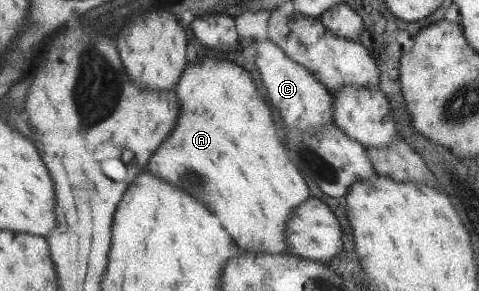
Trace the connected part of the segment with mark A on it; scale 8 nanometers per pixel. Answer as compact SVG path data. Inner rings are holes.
M206 56L197 57L194 64L190 64L187 61L185 69L181 71L179 80L175 83L175 87L173 87L173 93L177 96L177 123L173 125L173 129L169 131L169 135L165 137L165 141L149 156L145 170L149 171L149 175L156 176L157 179L165 179L167 183L171 183L174 187L177 187L177 190L192 196L203 207L209 209L219 219L219 223L223 225L223 230L226 231L241 254L244 252L248 252L251 255L255 253L288 254L285 232L283 230L286 229L286 224L292 211L310 198L309 189L305 184L305 180L303 180L303 175L301 175L300 171L297 170L285 155L283 143L279 136L280 131L273 126L272 109L267 106L268 102L264 94L255 88L251 76L242 67L231 61Z

